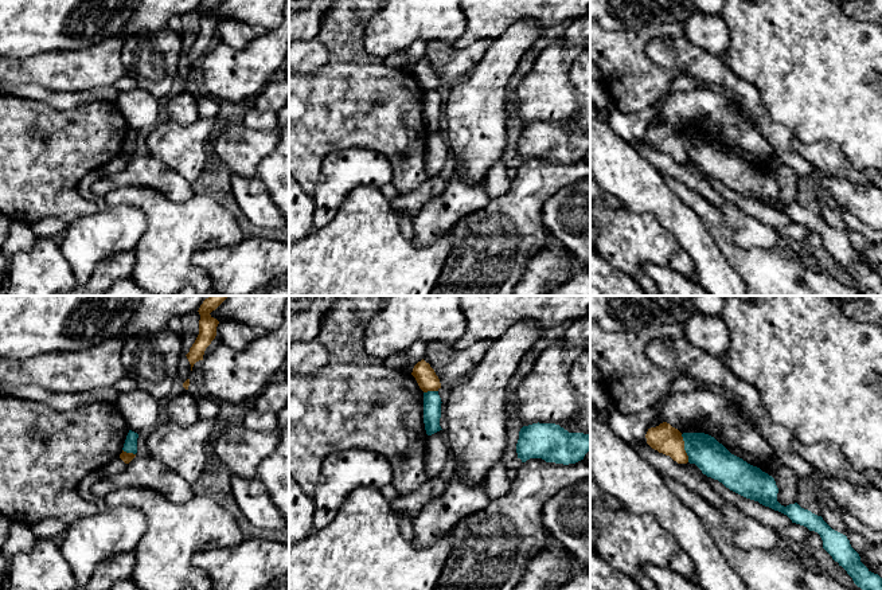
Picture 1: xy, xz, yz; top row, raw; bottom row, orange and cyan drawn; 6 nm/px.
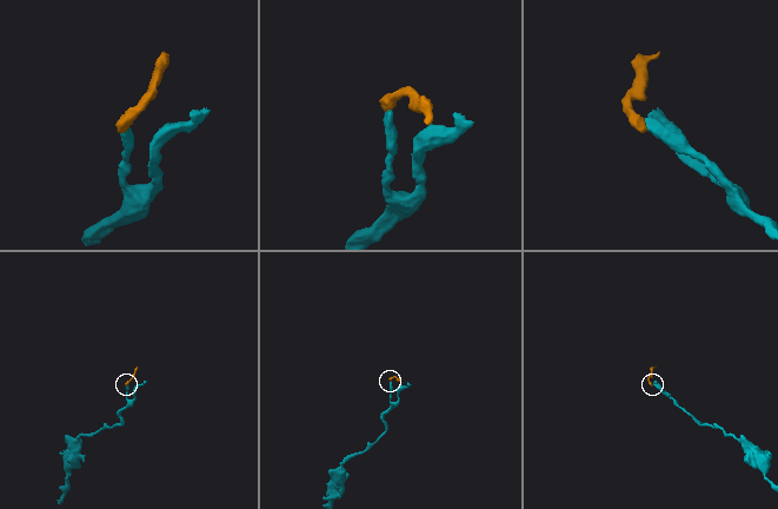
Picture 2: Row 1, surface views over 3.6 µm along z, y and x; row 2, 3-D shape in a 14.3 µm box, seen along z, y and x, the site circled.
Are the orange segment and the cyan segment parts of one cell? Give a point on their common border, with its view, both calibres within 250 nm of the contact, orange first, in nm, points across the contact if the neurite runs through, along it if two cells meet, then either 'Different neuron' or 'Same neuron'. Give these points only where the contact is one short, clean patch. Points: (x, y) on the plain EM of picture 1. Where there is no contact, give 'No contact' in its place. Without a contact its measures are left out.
Touches orange at yz (683, 147). Thickness 170 nm (orange) against 200 nm. Boundary: yz (680, 133), (689, 160). Different neuron

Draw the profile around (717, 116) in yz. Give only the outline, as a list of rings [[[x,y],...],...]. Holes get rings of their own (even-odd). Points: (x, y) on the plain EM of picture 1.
[[[703,87],[667,93],[656,101],[660,116],[678,129],[696,122],[731,153],[753,165],[761,165],[772,155],[772,146],[756,129],[744,124],[730,99]]]

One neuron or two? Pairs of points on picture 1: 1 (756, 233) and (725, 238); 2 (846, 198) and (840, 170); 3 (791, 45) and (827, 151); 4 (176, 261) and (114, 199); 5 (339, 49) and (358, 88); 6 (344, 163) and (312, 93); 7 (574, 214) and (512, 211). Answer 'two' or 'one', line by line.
1: two
2: two
3: two
4: one
5: one
6: two
7: two

